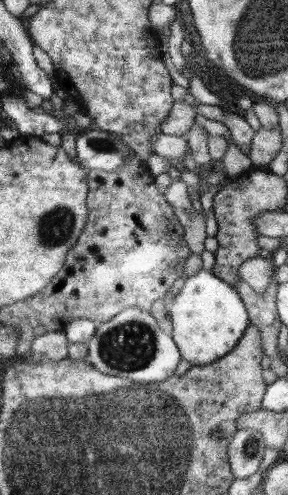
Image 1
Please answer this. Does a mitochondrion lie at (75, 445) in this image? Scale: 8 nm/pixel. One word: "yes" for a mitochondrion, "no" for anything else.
yes

